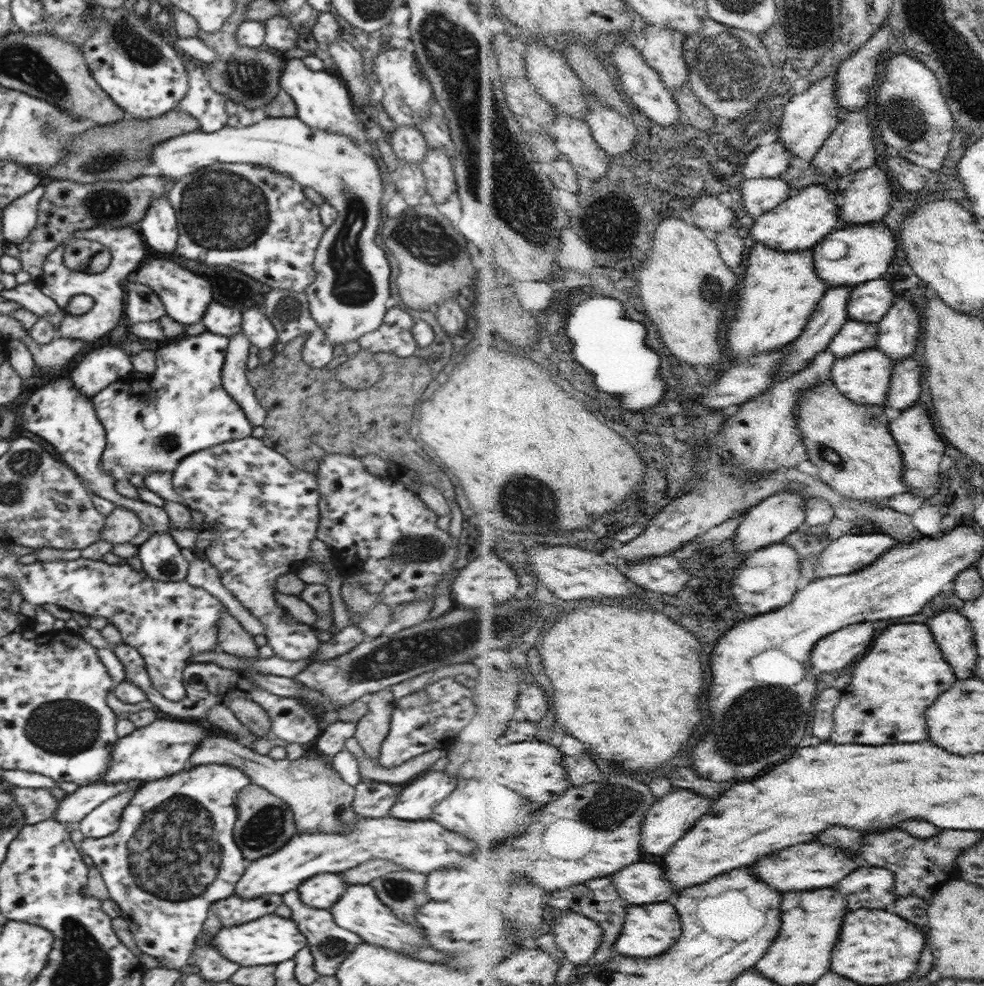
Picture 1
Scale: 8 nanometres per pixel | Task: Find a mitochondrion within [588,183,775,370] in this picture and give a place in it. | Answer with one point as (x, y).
(710, 288)

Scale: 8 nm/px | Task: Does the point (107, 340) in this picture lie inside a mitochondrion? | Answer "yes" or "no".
no

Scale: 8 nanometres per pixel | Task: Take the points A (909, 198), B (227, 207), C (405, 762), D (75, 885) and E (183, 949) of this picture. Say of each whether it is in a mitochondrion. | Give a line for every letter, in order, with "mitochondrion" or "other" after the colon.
A: other
B: mitochondrion
C: other
D: other
E: other

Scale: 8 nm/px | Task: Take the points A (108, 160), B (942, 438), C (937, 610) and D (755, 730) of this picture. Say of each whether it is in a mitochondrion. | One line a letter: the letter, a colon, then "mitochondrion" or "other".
A: mitochondrion
B: other
C: other
D: mitochondrion

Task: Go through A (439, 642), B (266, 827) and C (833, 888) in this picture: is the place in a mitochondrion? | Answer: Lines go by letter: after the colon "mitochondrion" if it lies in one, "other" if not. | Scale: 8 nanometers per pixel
A: mitochondrion
B: mitochondrion
C: other

